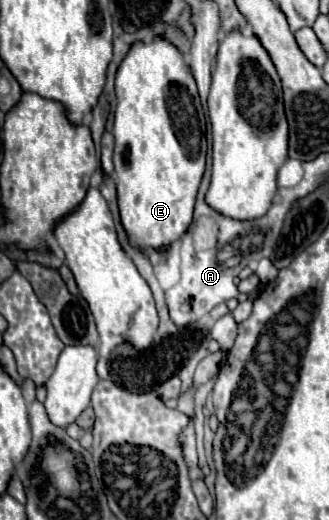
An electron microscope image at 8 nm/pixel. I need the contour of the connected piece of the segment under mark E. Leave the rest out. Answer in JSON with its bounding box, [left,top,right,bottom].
[112,37,206,251]

